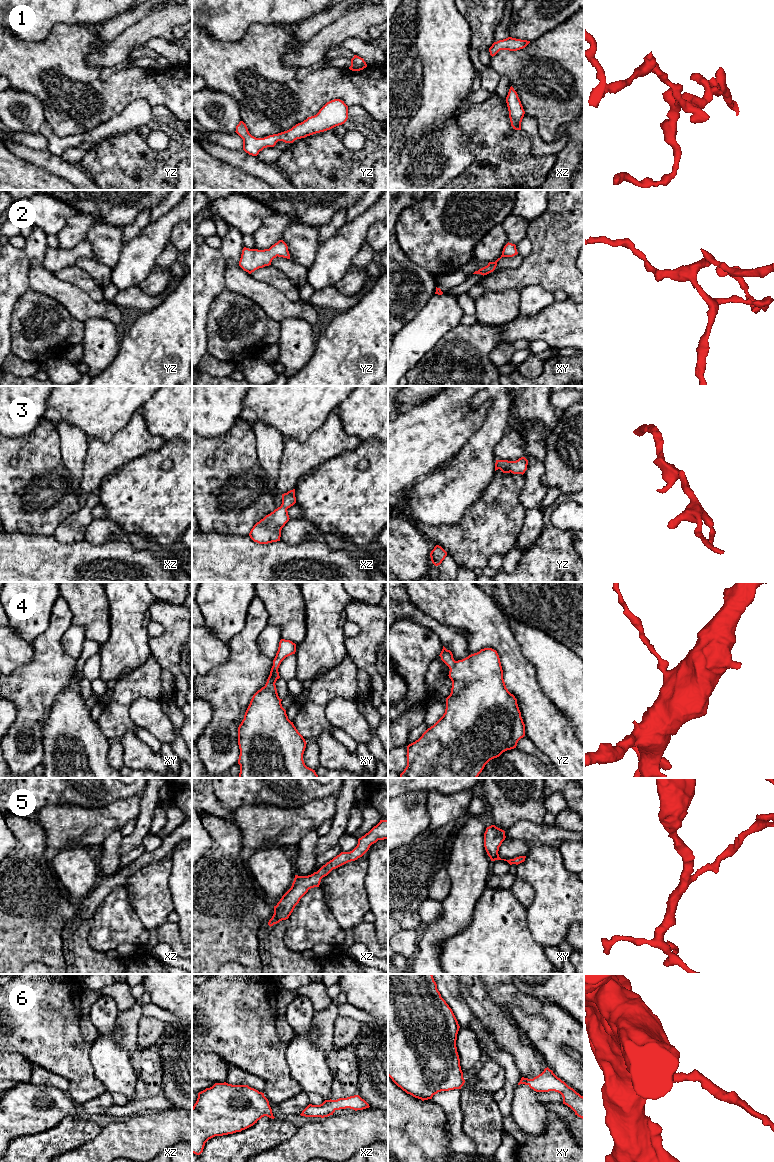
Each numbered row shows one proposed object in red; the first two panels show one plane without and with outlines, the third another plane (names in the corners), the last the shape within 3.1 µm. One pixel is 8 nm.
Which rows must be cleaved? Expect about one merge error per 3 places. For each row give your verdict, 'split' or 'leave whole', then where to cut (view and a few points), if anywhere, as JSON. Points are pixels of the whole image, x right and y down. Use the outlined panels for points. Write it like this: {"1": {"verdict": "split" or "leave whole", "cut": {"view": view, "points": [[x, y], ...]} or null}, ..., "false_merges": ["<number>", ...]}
{"1": {"verdict": "leave whole", "cut": null}, "2": {"verdict": "leave whole", "cut": null}, "3": {"verdict": "leave whole", "cut": null}, "4": {"verdict": "leave whole", "cut": null}, "5": {"verdict": "leave whole", "cut": null}, "6": {"verdict": "leave whole", "cut": null}, "false_merges": []}

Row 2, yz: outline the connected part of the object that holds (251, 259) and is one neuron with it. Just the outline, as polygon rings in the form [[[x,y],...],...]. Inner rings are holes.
[[[279,240],[269,249],[258,250],[244,247],[242,250],[239,266],[249,274],[259,268],[271,265],[276,257],[290,259],[288,246],[283,240]]]

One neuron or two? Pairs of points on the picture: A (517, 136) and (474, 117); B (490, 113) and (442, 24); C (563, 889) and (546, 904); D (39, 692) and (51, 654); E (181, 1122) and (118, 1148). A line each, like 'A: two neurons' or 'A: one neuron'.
A: one neuron
B: two neurons
C: one neuron
D: one neuron
E: one neuron

